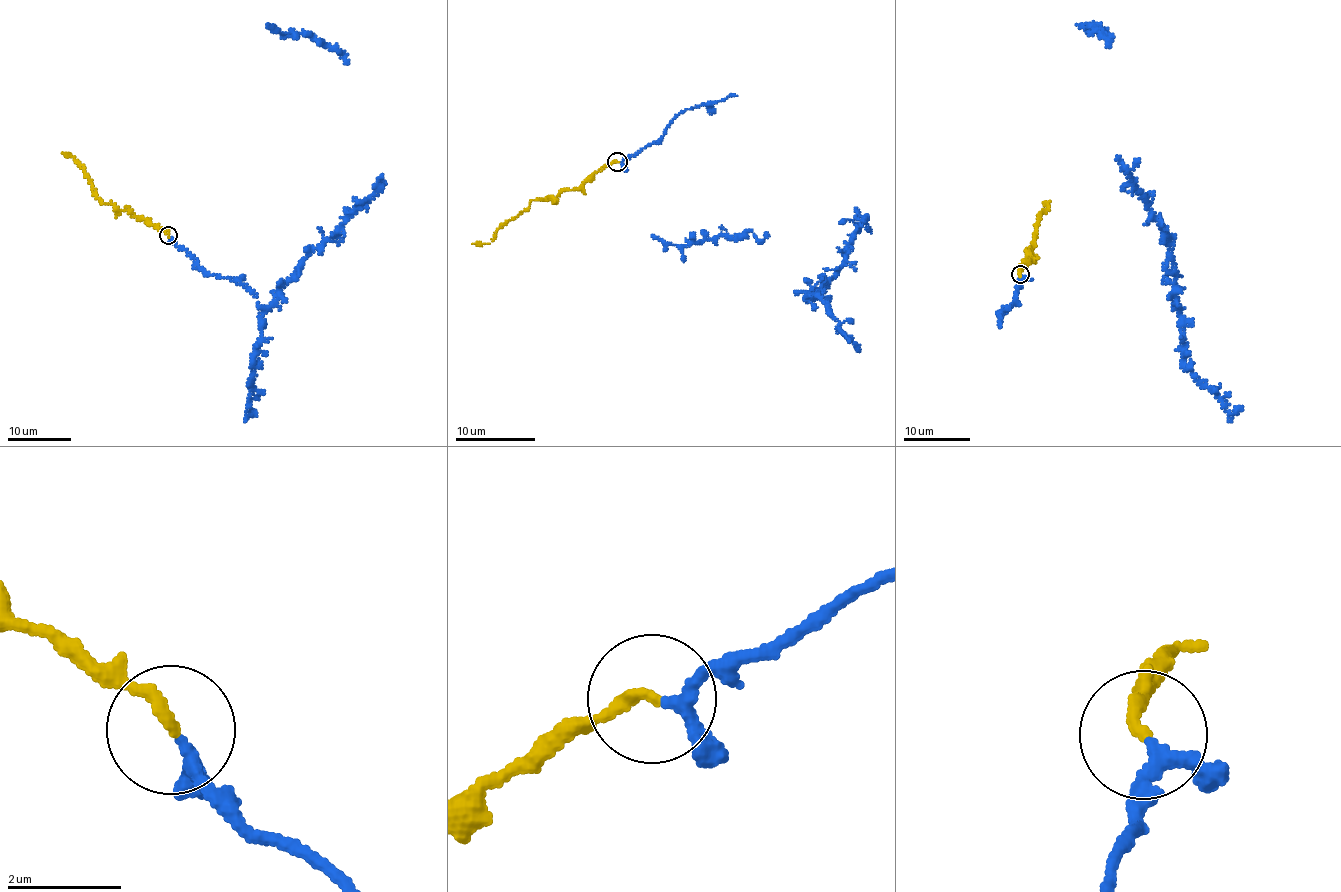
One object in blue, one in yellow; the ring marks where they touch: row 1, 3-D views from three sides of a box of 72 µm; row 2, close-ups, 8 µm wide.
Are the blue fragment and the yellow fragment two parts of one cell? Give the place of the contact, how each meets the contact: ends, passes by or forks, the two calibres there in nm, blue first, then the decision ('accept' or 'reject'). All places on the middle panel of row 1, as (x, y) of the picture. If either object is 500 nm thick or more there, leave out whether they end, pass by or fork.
at (617, 161); blue passes by; yellow ends there; 190 nm thick on the blue side, 200 nm on the other; accept

